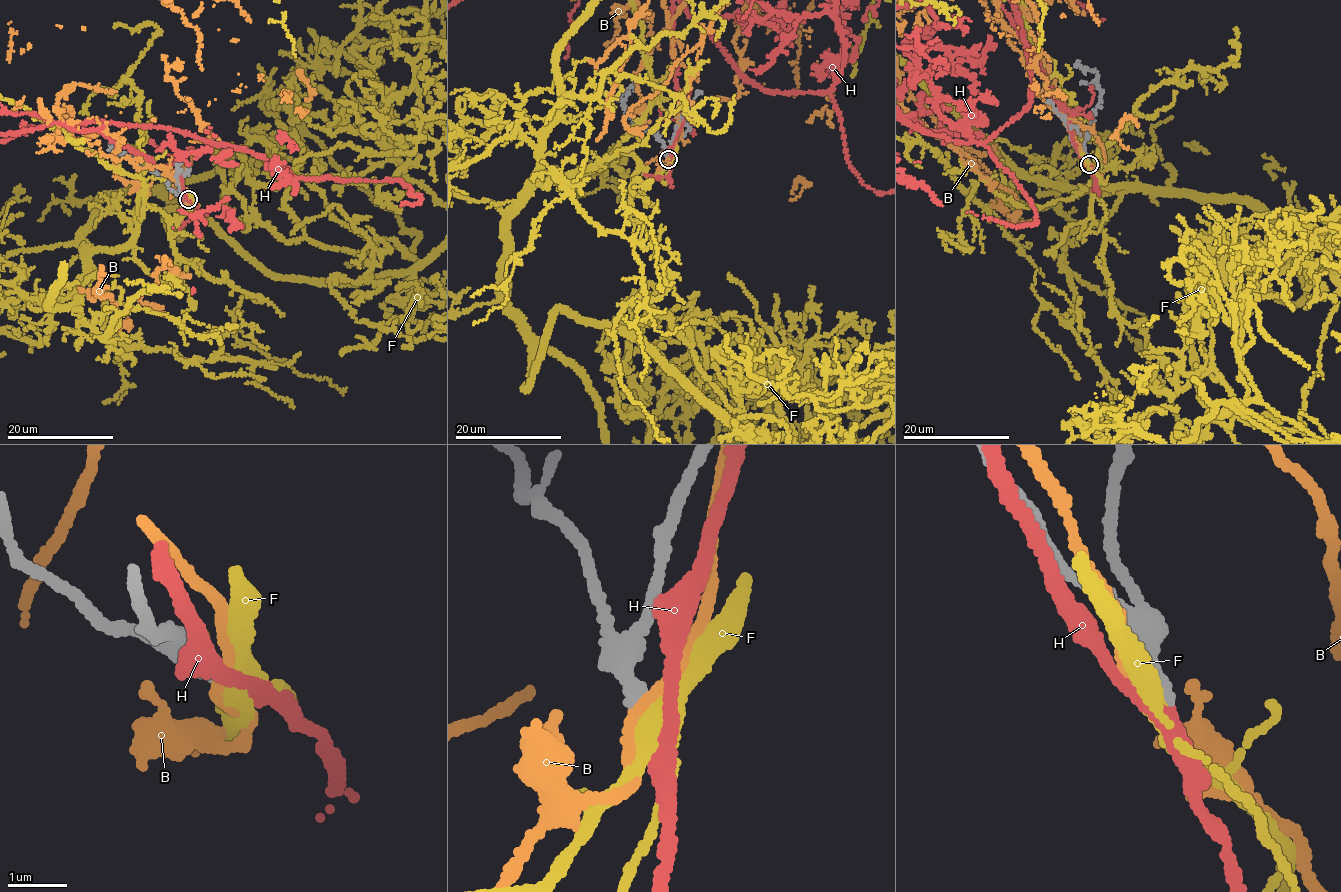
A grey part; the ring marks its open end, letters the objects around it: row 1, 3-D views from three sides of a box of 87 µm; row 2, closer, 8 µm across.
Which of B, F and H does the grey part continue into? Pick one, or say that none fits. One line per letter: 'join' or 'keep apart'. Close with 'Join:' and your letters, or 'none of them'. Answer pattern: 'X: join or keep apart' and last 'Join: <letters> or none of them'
B: keep apart
F: keep apart
H: keep apart
Join: none of them

